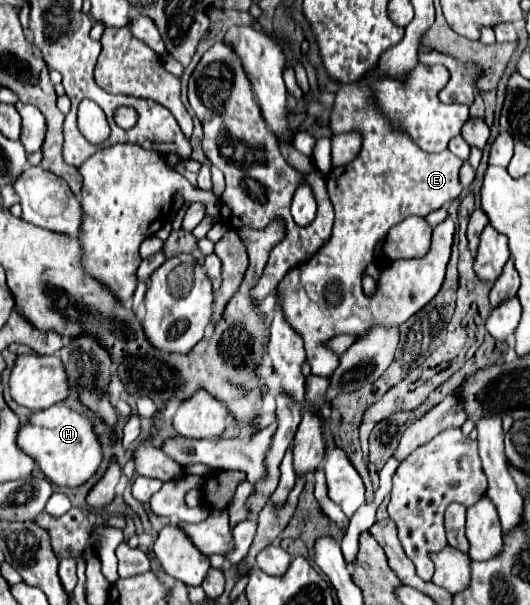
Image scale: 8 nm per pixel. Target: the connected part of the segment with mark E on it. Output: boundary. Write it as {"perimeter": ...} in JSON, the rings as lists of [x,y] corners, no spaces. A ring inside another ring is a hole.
{"perimeter":[[[367,84],[339,88],[329,128],[333,136],[347,132],[361,134],[361,152],[349,164],[333,168],[327,176],[327,190],[335,208],[335,226],[329,242],[321,246],[309,262],[289,270],[291,282],[287,272],[275,288],[287,324],[297,330],[305,342],[311,366],[337,364],[337,354],[323,346],[327,338],[339,334],[363,338],[373,326],[397,328],[437,294],[451,256],[455,222],[447,218],[437,224],[431,234],[431,226],[419,216],[441,208],[463,190],[457,178],[463,162],[449,150],[441,154],[421,152],[407,134],[393,132],[377,112]],[[381,238],[385,238],[383,254],[389,266],[379,272],[375,294],[367,296],[361,288],[361,272],[365,272],[365,264],[373,260],[373,248]]]}

